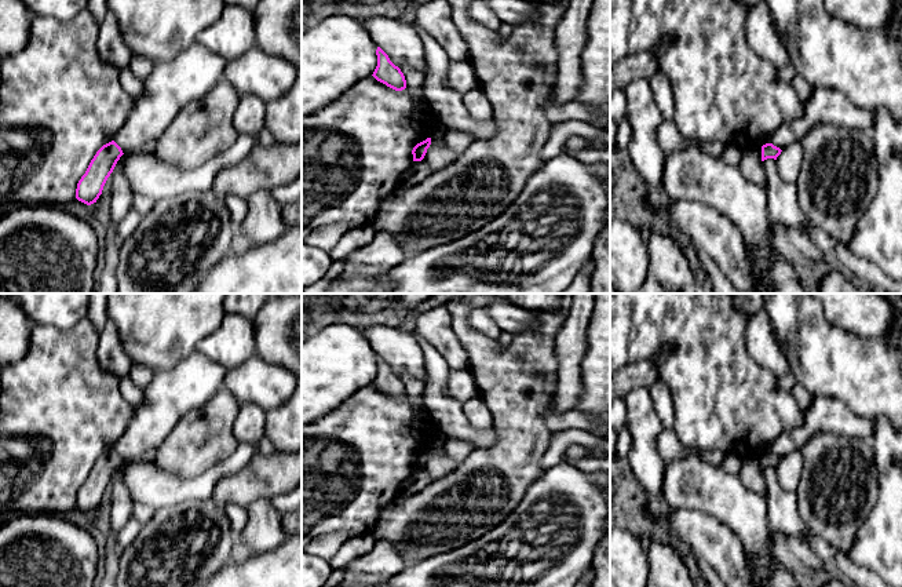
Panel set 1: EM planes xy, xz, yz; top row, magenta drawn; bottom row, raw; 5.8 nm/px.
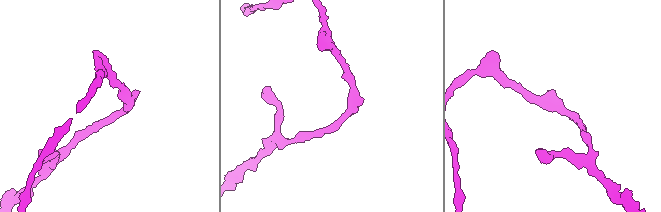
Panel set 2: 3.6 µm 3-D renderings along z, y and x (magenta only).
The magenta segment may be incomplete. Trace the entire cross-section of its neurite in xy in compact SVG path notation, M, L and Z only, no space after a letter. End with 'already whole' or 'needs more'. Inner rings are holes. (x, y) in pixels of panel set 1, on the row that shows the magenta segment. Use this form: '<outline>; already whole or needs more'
M114 141L103 145L78 181L76 198L87 205L96 203L107 178L123 154L121 147Z; already whole

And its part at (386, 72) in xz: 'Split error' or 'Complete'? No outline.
Complete

